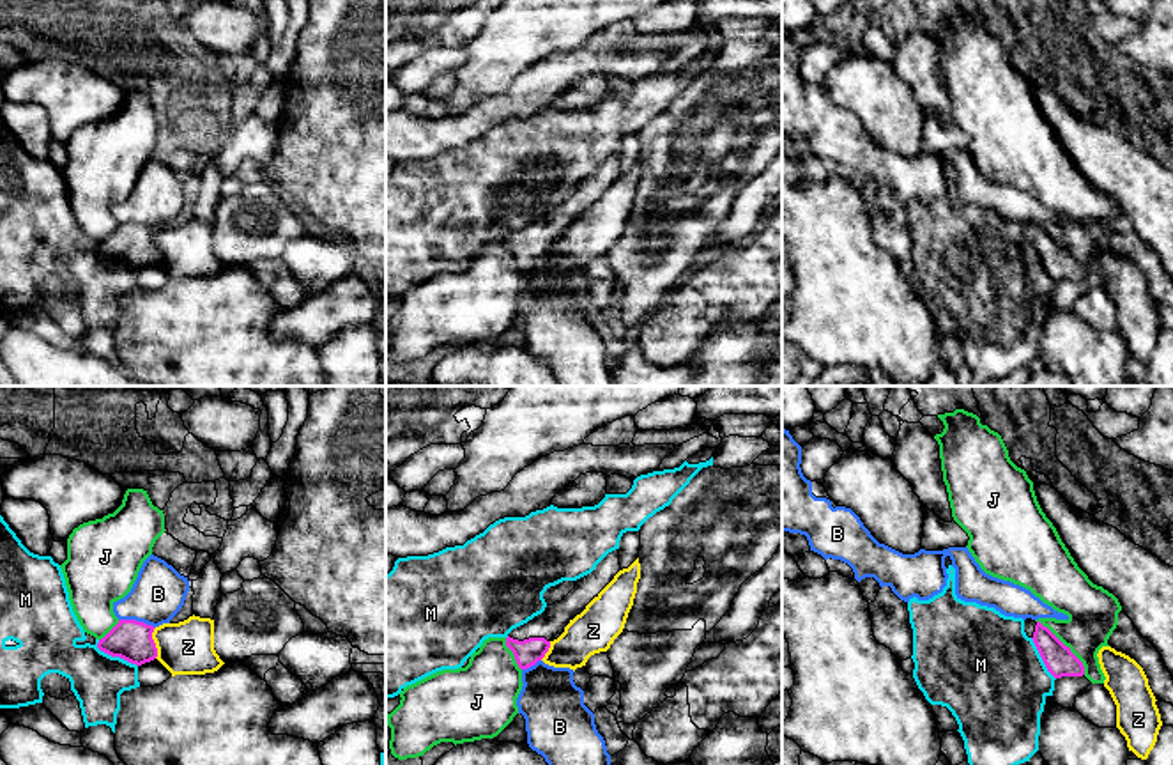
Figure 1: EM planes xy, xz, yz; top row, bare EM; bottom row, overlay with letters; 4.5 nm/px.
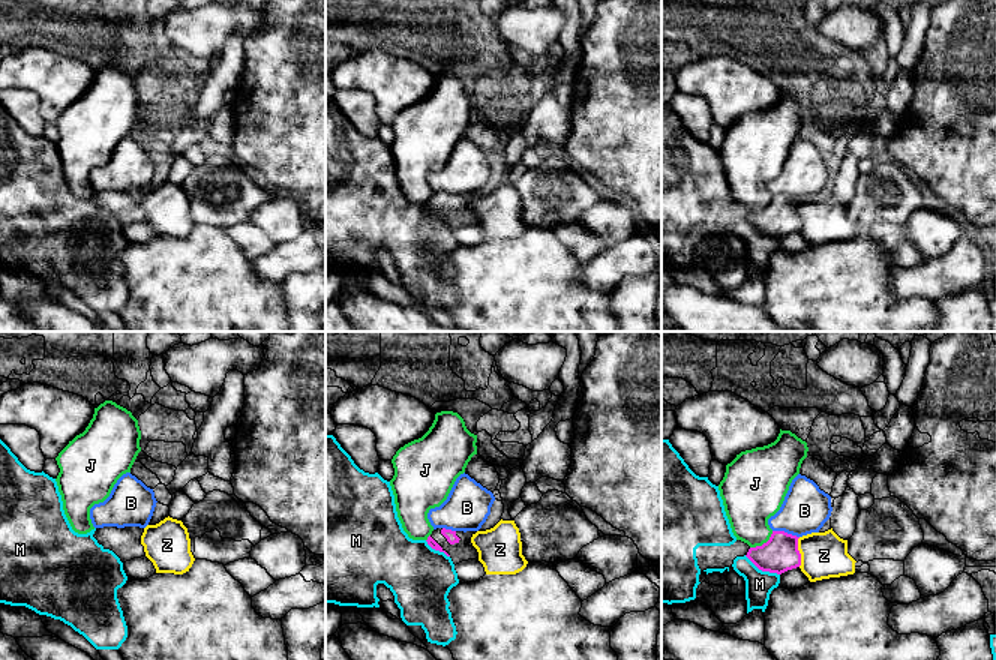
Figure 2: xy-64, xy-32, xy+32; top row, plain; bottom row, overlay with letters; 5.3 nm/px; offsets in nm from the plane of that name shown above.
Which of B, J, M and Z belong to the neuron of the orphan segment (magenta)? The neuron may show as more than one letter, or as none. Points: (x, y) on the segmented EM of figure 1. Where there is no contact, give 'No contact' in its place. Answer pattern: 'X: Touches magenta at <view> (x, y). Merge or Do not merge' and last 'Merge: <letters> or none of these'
B: Touches magenta at xy (135, 620). Do not merge
J: Touches magenta at yz (1064, 645). Do not merge
M: Touches magenta at xy (114, 656). Do not merge
Z: Touches magenta at xy (154, 643). Do not merge
Merge: none of these

